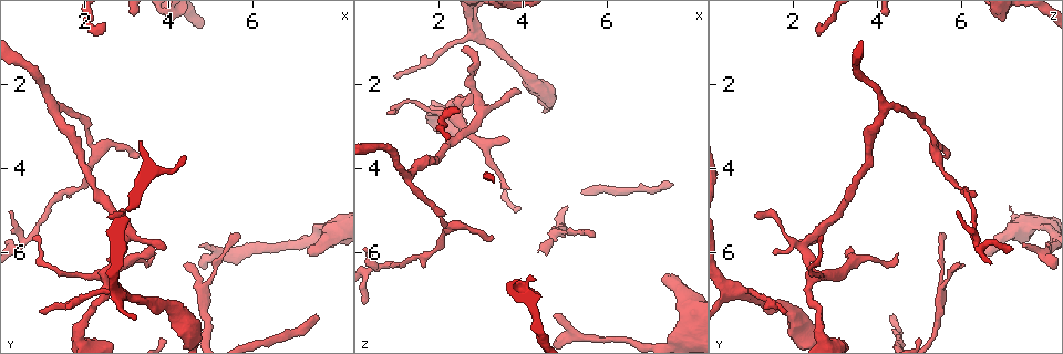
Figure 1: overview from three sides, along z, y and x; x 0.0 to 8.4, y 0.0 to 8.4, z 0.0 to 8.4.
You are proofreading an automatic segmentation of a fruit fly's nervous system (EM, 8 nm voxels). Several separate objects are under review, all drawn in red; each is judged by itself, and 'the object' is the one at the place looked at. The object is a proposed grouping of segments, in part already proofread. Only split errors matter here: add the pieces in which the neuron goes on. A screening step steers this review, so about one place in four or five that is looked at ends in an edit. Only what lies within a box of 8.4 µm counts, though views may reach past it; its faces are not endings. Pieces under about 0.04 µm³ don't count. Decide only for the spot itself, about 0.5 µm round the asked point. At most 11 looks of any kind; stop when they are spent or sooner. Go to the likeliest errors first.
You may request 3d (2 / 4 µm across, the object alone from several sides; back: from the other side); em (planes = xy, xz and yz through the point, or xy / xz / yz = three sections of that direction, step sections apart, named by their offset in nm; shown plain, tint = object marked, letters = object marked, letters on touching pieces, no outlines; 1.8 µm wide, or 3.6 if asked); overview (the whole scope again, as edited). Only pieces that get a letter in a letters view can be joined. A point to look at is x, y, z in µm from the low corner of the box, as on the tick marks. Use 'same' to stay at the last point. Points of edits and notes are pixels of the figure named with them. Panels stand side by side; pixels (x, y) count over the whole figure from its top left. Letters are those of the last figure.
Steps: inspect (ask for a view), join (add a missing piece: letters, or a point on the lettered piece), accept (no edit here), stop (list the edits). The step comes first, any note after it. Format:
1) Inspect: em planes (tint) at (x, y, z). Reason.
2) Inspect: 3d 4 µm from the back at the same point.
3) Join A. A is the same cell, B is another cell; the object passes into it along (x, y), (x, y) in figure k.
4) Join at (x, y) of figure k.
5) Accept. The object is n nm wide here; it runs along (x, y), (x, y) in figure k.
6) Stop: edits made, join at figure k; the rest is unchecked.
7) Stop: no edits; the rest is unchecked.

Inspect: em yz step 16 (tint) at (4.75, 5.85, 7.45). Free end.

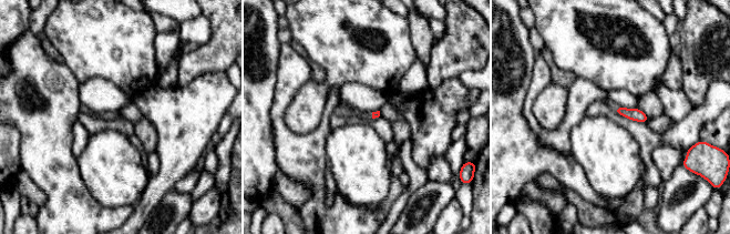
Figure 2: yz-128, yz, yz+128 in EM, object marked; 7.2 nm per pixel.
Inspect: em planes (letters) at the same point. Cut it another way.

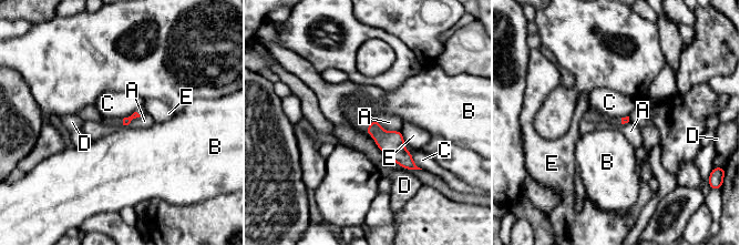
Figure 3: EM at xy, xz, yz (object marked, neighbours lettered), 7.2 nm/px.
Accept. A, B, C, D and E are other cells; no lettered piece goes on from it.

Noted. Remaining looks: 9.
Inspect: 3d 4 µm at (7.40, 6.05, 6.55).

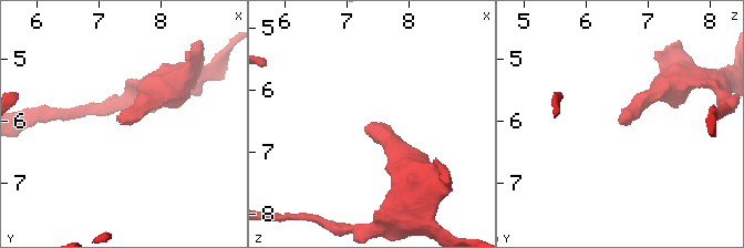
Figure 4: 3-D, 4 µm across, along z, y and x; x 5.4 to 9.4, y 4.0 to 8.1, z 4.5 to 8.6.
Inspect: em planes (letters) at (7.40, 6.05, 6.55).

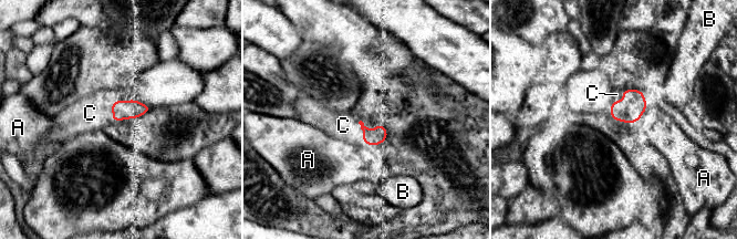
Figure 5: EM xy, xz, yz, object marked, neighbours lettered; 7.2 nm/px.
Join C. C is the same cell, A and B are other cells; the neuron continues.

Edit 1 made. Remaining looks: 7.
Inspect: overview. Redraw.

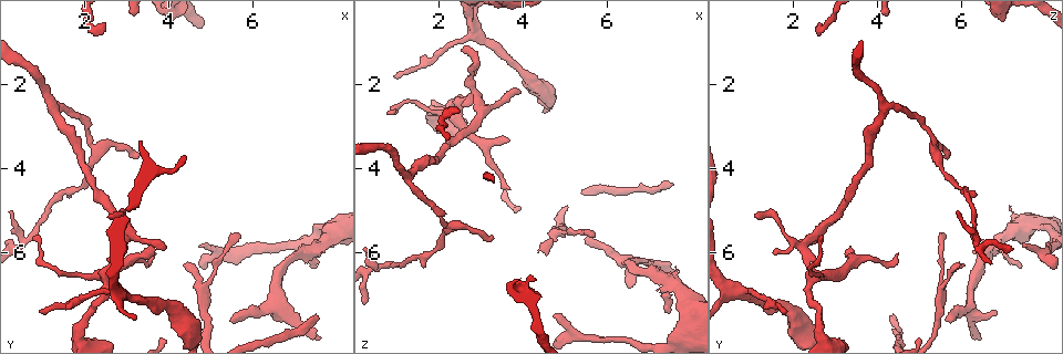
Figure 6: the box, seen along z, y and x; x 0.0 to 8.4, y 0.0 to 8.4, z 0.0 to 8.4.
Inspect: em 3.6 µm planes (letters) at (3.60, 5.90, 3.30). Branch stops here.

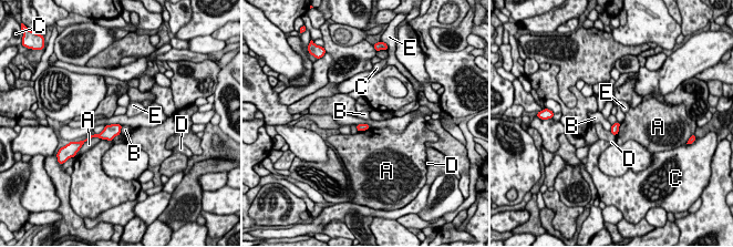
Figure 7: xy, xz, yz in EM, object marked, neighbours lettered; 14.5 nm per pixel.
Accept. A, B, C, D and E are other cells; a border runs along (122, 125), (120, 133) in figure 7; none of them fits.

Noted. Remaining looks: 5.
Inspect: 3d 2 µm at (2.60, 5.20, 1.20). Free end.

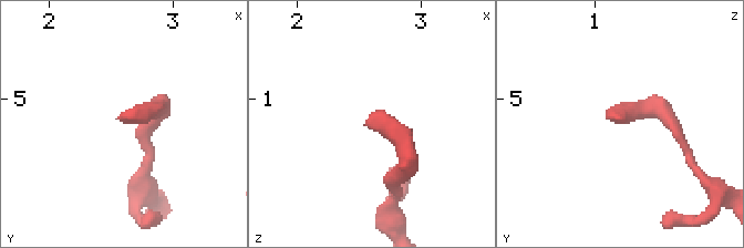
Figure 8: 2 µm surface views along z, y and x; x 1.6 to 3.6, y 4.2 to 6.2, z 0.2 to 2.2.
Inspect: em xy step 8 (tint) at (2.56, 5.16, 1.20).

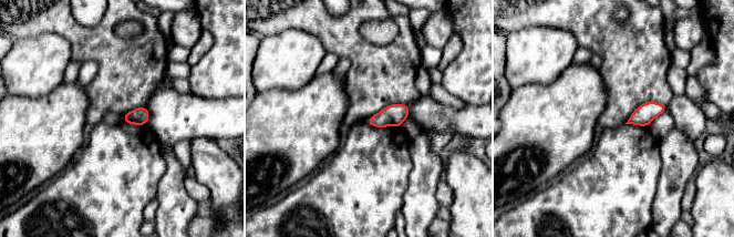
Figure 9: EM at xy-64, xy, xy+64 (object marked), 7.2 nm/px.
Inspect: em planes (letters) at the same point. Another direction.

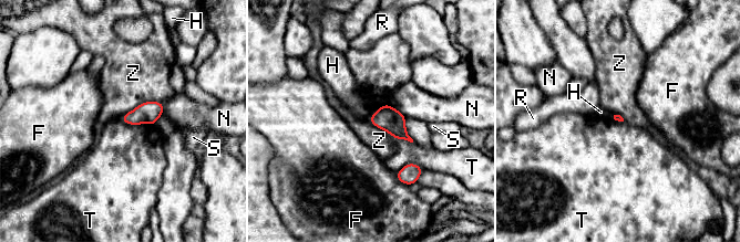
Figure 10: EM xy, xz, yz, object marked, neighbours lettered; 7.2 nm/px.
Accept. F, H, N, R, S, T and Z are other cells; a border runs along (120, 118), (129, 124), (154, 125) in figure 10; no lettered piece goes on from it.

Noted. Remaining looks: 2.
Stop: edits made, join at figure 5; the rest is unchecked.

